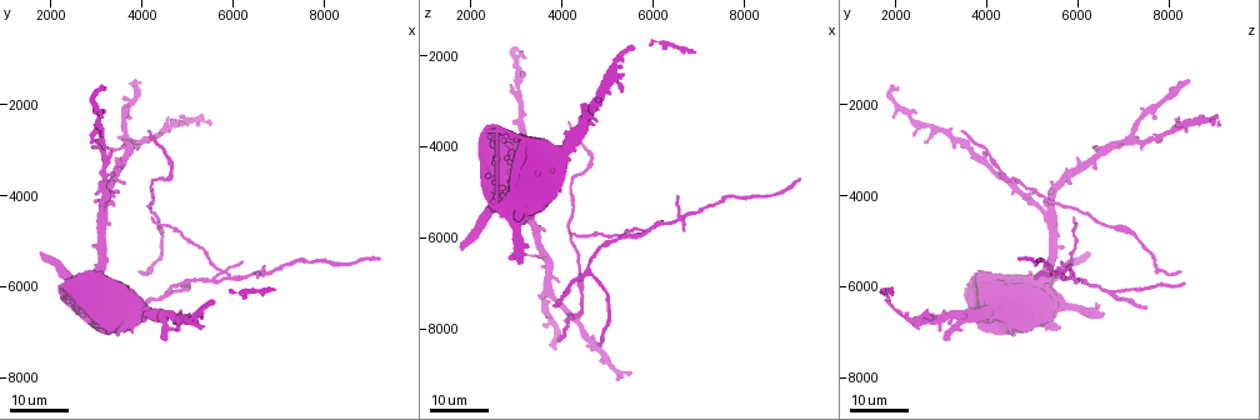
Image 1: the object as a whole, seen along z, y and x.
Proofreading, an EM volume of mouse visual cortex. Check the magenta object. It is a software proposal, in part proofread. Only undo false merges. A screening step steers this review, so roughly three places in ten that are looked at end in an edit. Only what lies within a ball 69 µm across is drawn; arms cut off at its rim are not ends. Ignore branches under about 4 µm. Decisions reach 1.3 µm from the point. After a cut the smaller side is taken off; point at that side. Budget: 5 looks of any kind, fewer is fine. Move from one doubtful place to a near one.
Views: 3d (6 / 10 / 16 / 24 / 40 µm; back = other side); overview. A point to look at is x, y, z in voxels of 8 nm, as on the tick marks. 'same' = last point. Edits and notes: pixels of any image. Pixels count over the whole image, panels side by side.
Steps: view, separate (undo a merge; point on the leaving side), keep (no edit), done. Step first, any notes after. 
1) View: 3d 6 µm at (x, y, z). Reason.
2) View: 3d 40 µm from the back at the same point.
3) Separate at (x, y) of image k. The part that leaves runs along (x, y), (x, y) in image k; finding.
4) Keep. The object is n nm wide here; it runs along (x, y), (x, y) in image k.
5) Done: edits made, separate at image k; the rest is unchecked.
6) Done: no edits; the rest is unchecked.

View: 3d 16 µm at (4650, 6150, 6850).

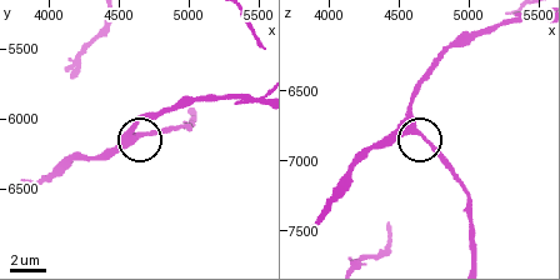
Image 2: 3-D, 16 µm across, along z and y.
View: 3d 10 µm at (4640, 6140, 6780).

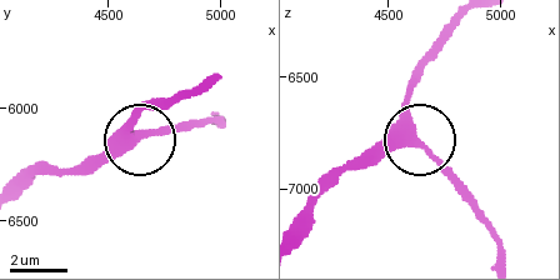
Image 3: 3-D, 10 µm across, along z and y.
Keep. It runs along (195, 89), (151, 103), (130, 125), (133, 136), (89, 173) in image 3; one neuron here.

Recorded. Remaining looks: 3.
View: 3d 24 µm at (3400, 3600, 5800). Three arms meet.

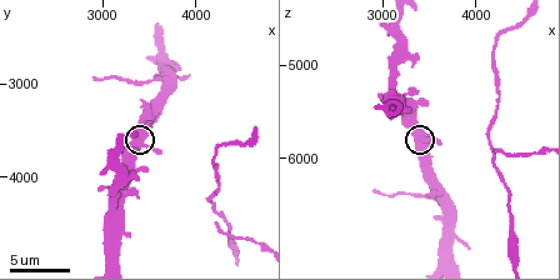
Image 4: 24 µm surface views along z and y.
View: 3d 6 µm at (3400, 3600, 5750). Zoom in.

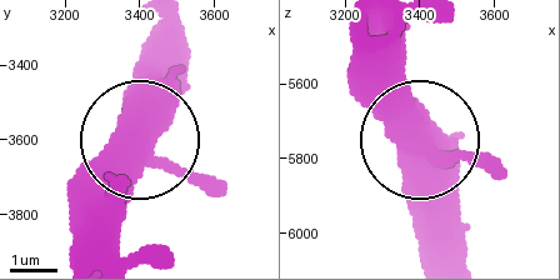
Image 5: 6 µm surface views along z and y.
Keep. It runs along (373, 39), (425, 150), (425, 258) in image 5; one neuron here.

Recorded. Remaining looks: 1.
Done: no edits; the rest is unchecked.

